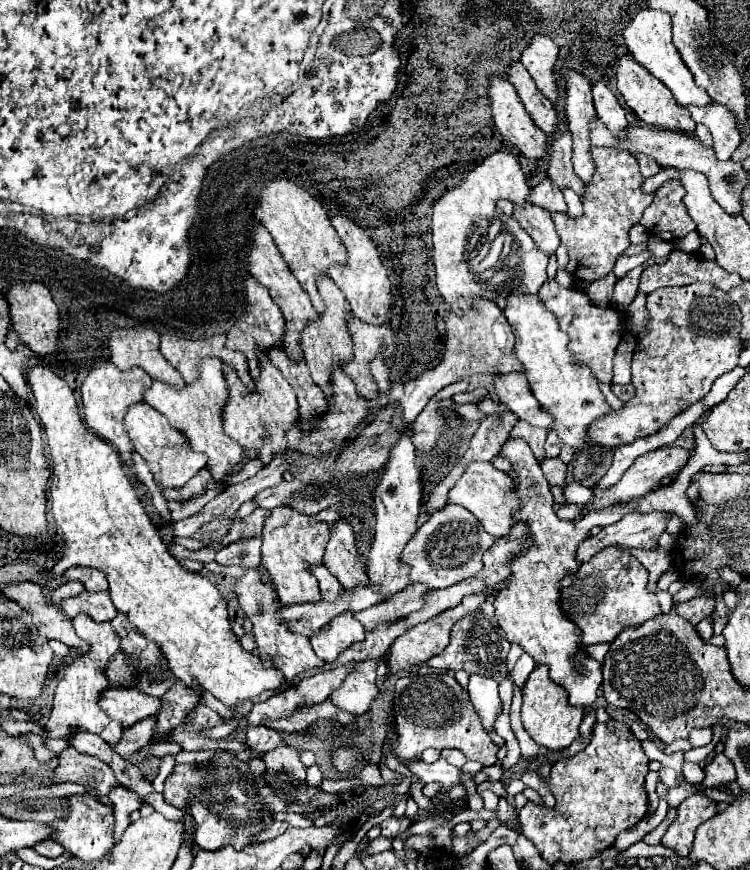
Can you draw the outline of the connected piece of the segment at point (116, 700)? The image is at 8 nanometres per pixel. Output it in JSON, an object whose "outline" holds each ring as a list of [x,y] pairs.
{"outline":[[[110,687],[100,697],[98,705],[108,713],[110,719],[120,721],[124,727],[132,727],[150,715],[158,715],[162,701],[140,693],[138,689]]]}

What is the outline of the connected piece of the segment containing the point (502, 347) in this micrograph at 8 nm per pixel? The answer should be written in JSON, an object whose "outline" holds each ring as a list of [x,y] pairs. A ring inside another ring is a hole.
{"outline":[[[480,301],[474,309],[466,309],[464,317],[456,317],[454,313],[448,313],[446,317],[446,353],[444,361],[424,371],[418,379],[408,381],[404,385],[404,397],[400,401],[394,401],[394,407],[402,411],[402,423],[412,423],[418,413],[424,409],[424,405],[446,385],[452,385],[464,377],[474,375],[504,375],[504,373],[524,373],[522,363],[518,363],[514,355],[514,333],[508,325],[504,313],[494,305],[492,301]]]}

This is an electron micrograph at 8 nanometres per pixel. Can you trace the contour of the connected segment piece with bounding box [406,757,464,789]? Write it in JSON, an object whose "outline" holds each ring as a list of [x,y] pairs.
{"outline":[[[416,759],[412,763],[406,763],[406,767],[418,775],[424,783],[432,783],[432,781],[438,781],[442,783],[444,789],[450,789],[450,787],[456,787],[456,785],[462,785],[462,775],[464,771],[458,769],[458,767],[452,767],[450,763],[446,763],[446,759],[438,759],[436,763],[432,765],[426,765],[422,759]]]}

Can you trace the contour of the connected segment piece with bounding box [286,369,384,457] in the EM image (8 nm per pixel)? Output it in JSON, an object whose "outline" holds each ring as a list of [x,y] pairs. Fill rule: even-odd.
{"outline":[[[334,371],[332,373],[332,389],[334,389],[334,405],[328,407],[328,413],[320,419],[318,423],[318,429],[314,433],[310,433],[308,437],[304,437],[304,441],[300,443],[300,425],[296,425],[290,433],[286,433],[286,439],[290,443],[290,451],[300,451],[300,453],[306,453],[306,455],[312,455],[312,457],[324,457],[340,447],[344,447],[344,443],[348,441],[348,431],[356,431],[358,427],[362,427],[366,423],[366,411],[376,411],[384,401],[366,401],[358,395],[356,391],[356,385],[352,383],[350,377],[346,377],[344,371]]]}

